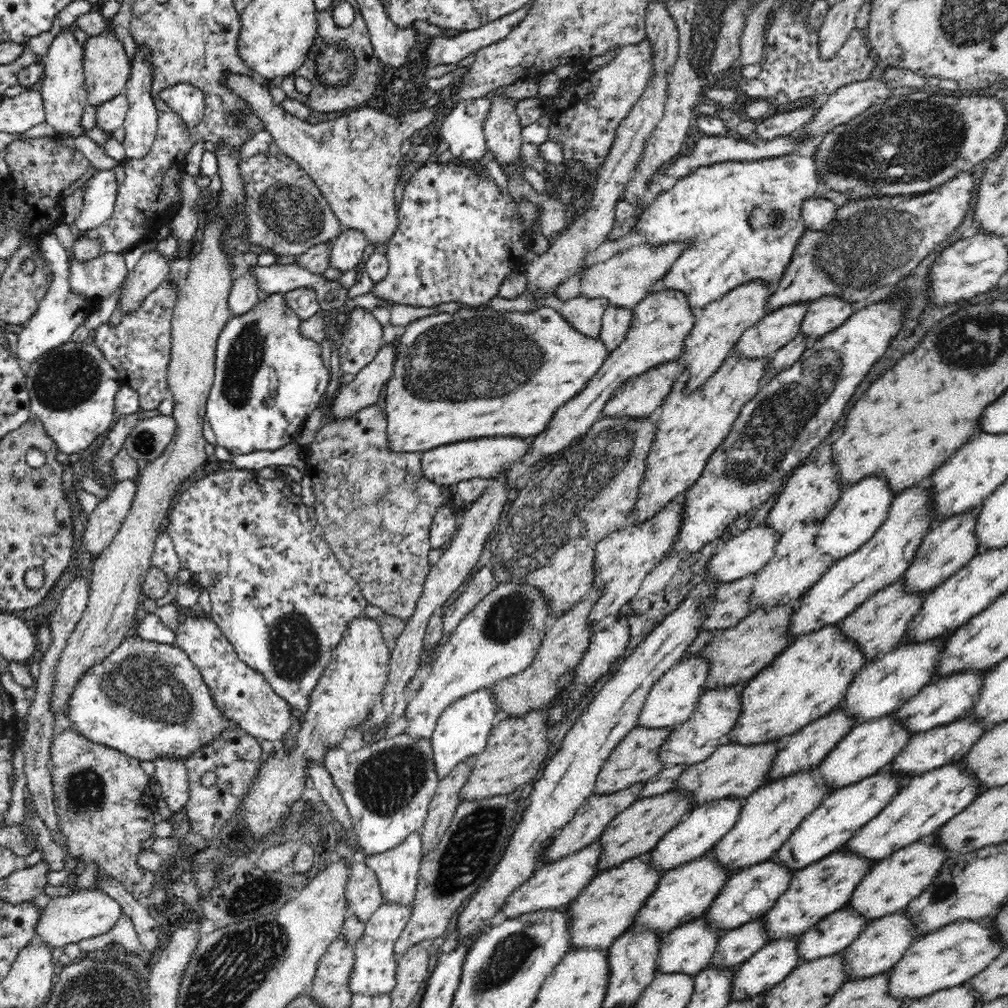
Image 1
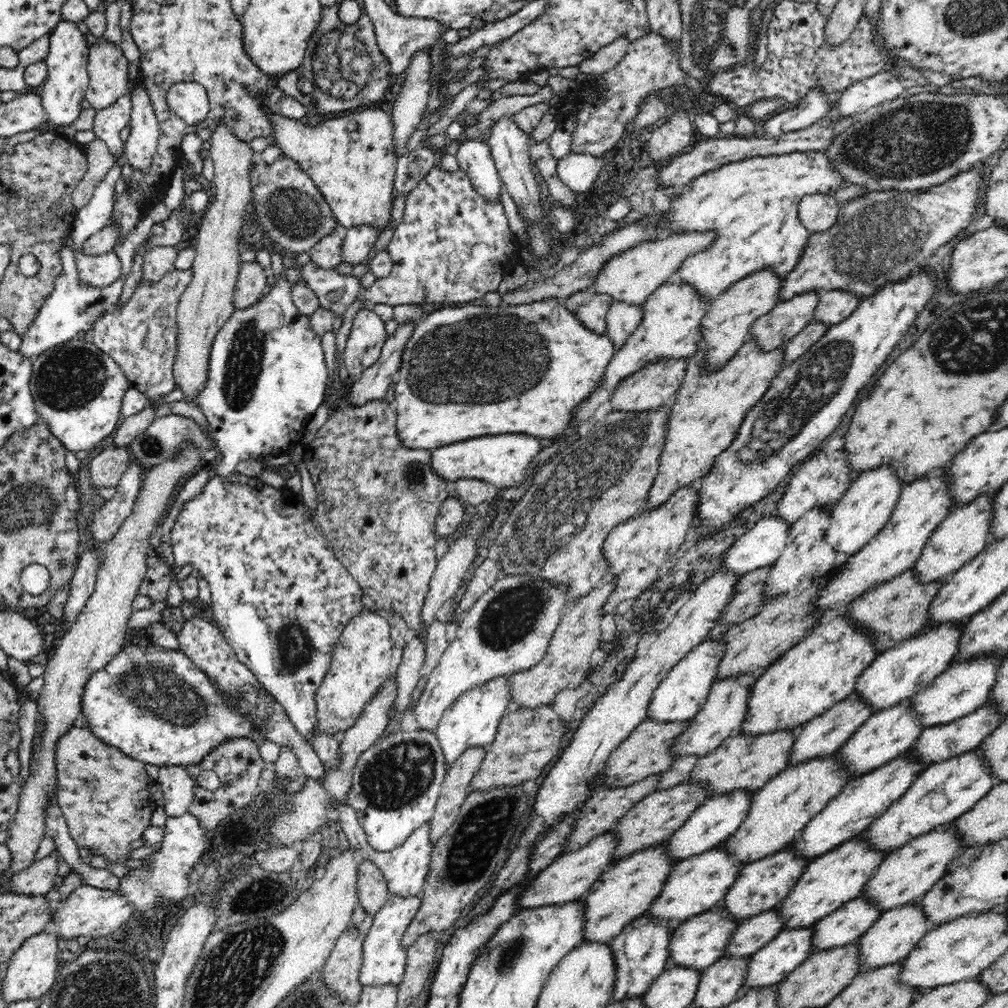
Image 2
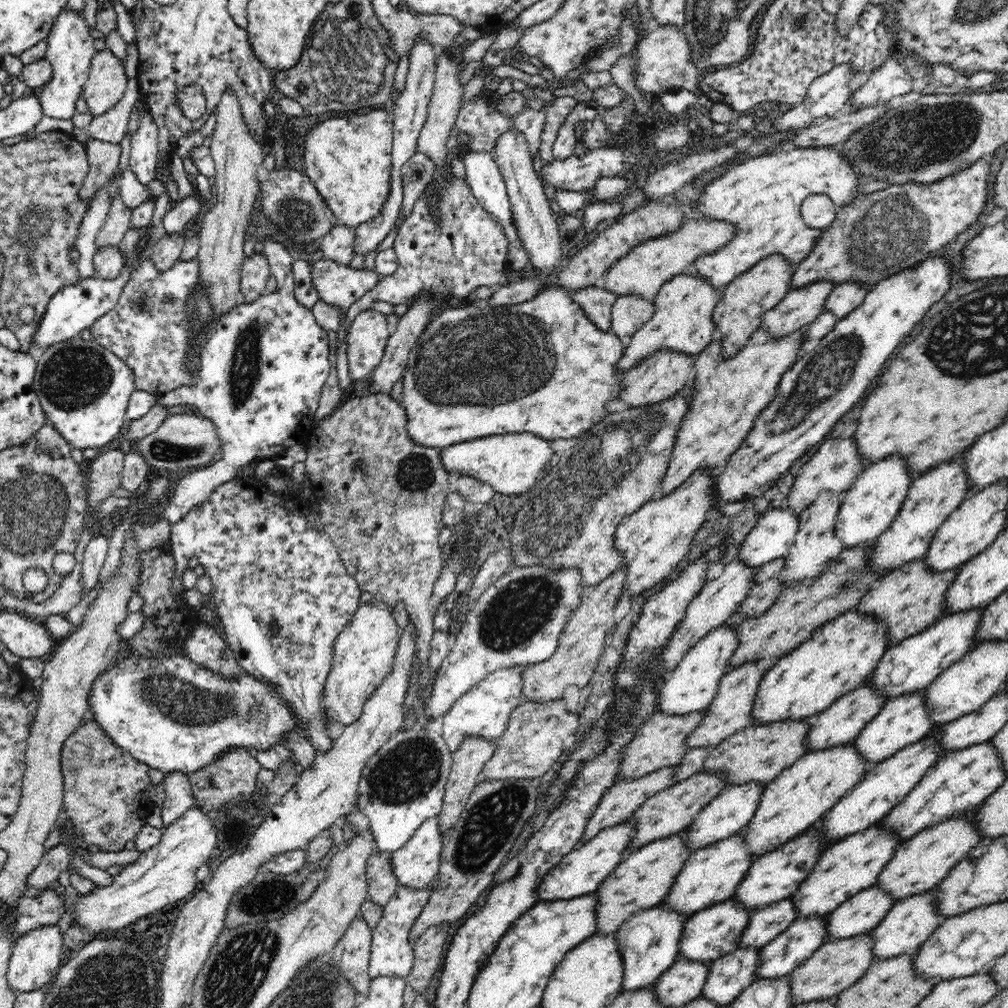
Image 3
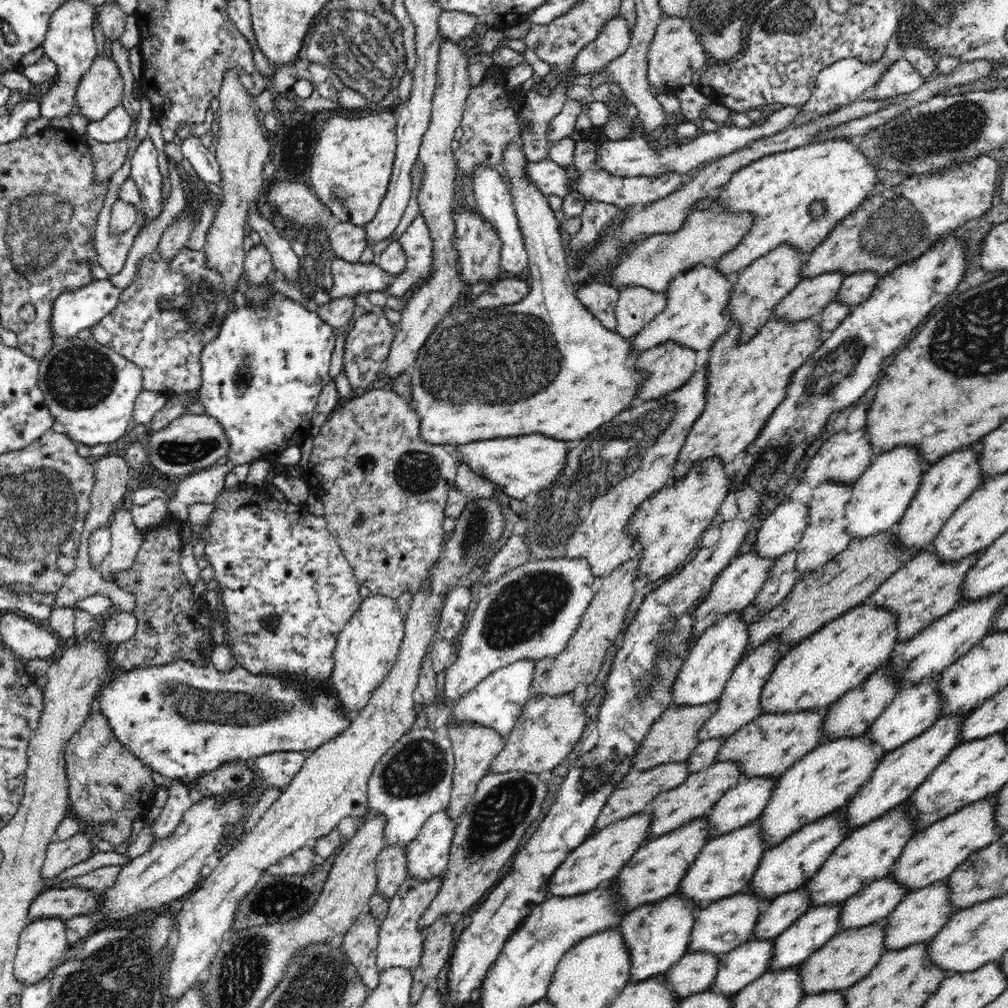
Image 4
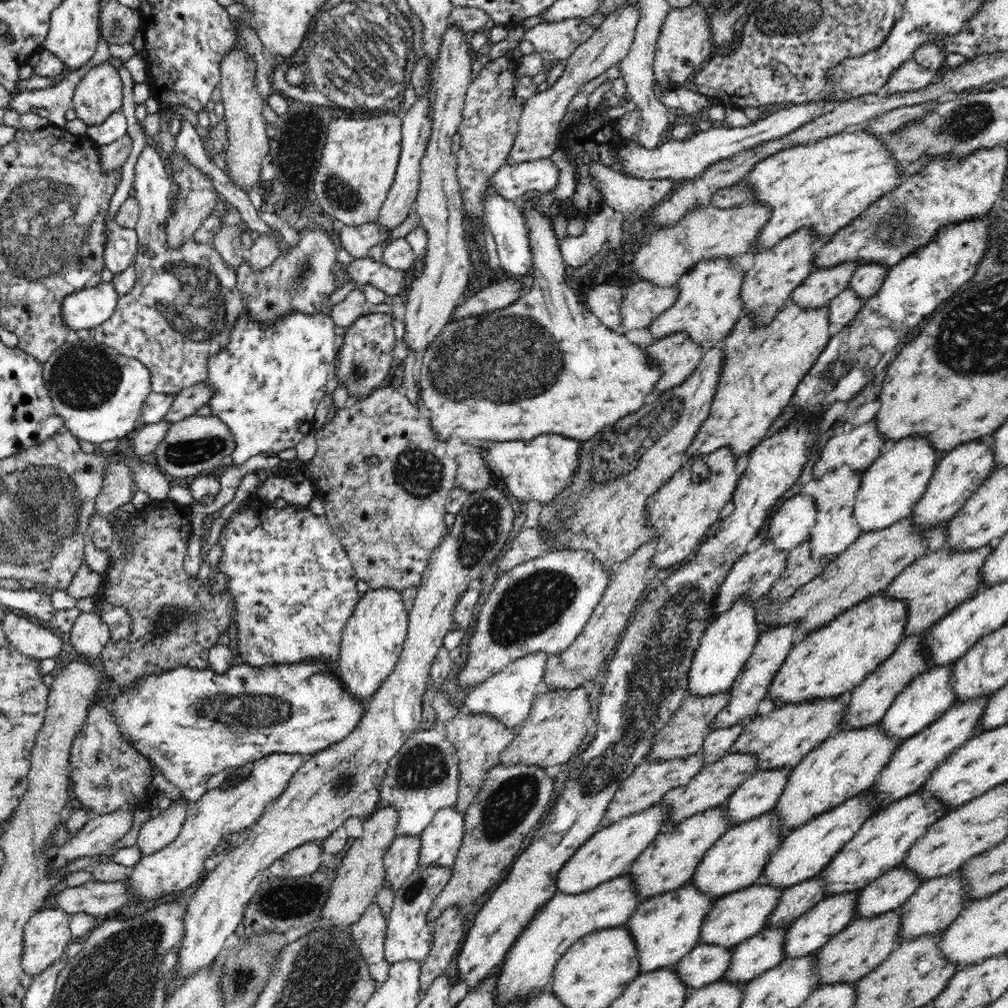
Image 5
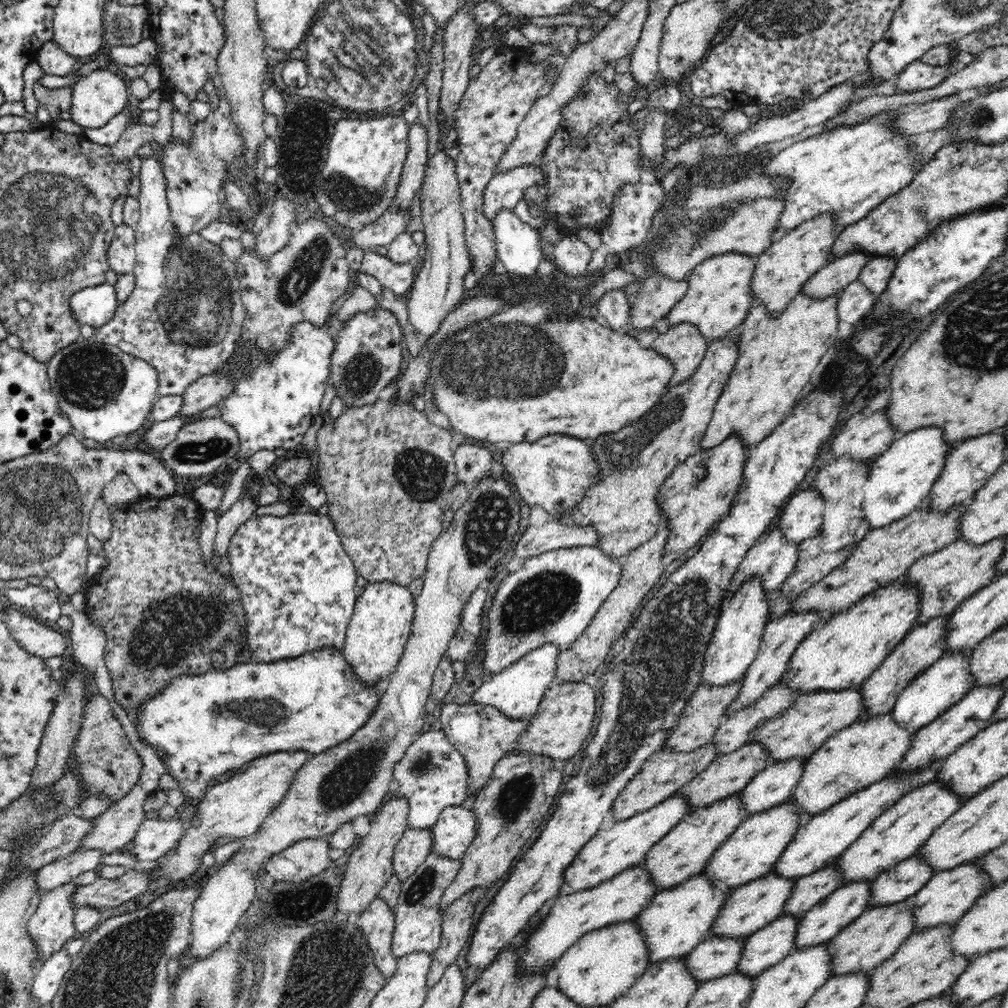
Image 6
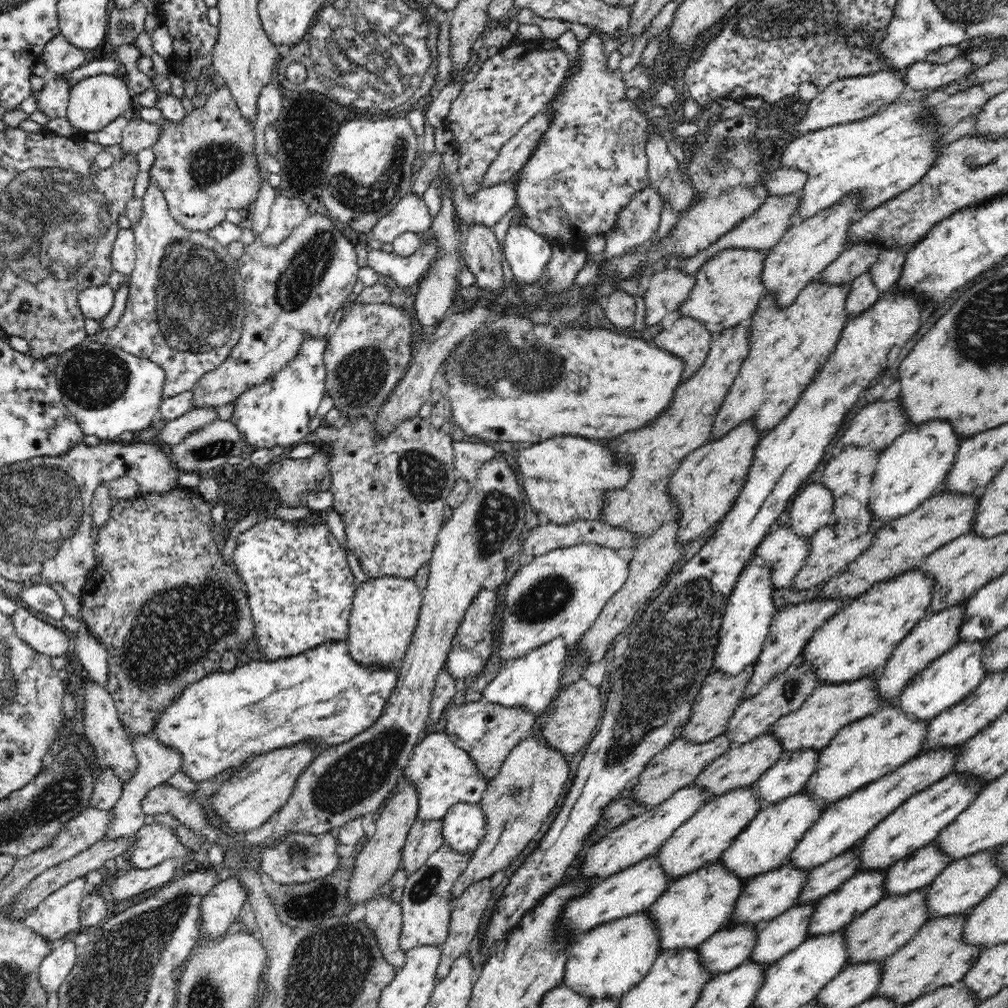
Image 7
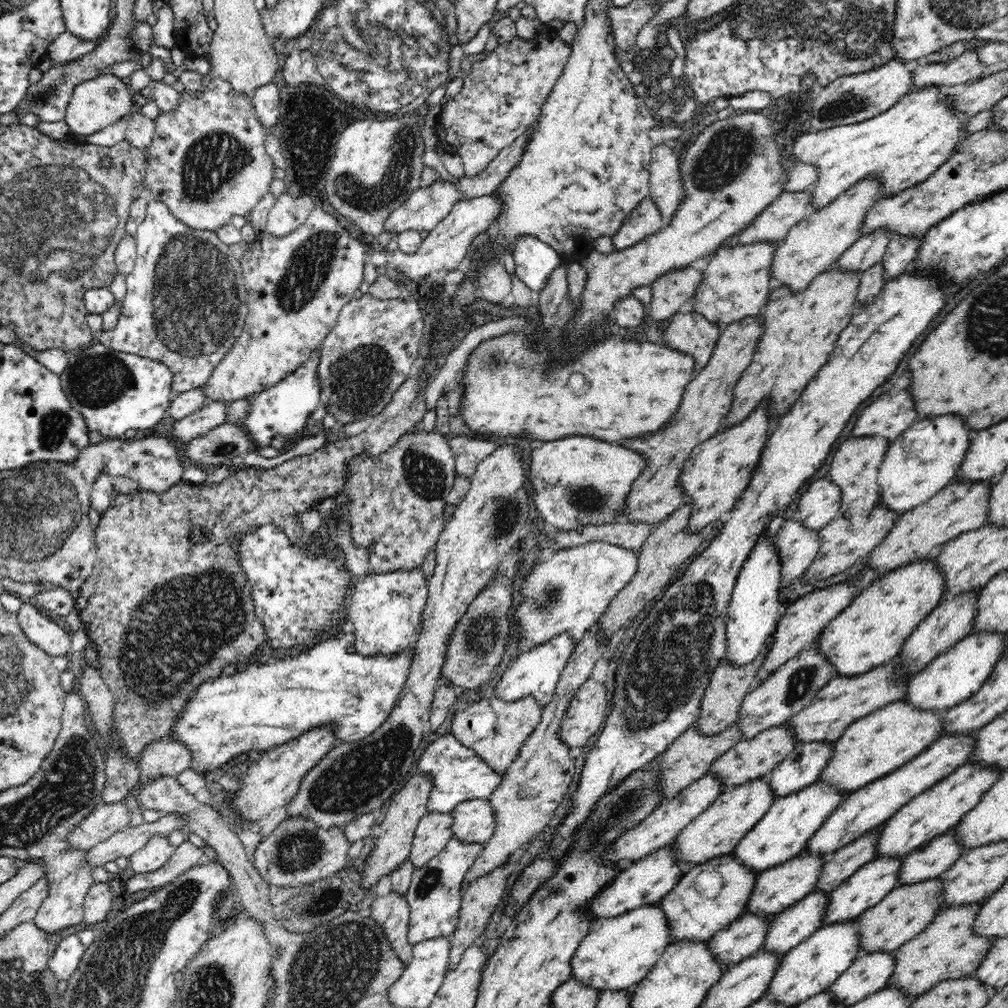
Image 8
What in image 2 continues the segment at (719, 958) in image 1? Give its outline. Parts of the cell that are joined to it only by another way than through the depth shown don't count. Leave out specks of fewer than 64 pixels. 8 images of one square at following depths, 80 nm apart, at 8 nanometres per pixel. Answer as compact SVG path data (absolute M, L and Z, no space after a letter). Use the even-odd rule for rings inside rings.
M779 907L743 919L725 952L730 957L751 957L785 928Z

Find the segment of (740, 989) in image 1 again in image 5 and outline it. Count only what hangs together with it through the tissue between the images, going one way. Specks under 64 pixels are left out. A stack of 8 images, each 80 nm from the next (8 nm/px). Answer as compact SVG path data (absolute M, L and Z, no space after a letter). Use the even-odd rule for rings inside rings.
M852 890L852 892L840 892L840 894L826 896L818 904L815 904L802 916L793 921L787 930L784 947L785 958L797 958L817 952L833 936L842 932L857 916L860 891Z

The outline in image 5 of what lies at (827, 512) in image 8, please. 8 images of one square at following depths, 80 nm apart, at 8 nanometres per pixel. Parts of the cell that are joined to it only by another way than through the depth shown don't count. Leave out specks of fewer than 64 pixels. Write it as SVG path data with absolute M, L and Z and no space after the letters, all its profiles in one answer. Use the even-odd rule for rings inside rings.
M792 496L772 516L769 539L776 545L776 549L789 552L808 540L816 518L818 505L812 496Z

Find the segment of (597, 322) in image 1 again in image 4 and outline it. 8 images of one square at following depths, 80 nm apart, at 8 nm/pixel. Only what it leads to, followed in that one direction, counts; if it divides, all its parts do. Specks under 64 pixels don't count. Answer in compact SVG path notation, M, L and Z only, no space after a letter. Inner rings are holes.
M585 283L577 286L576 295L608 330L615 330L615 308L619 299L619 288L606 283Z

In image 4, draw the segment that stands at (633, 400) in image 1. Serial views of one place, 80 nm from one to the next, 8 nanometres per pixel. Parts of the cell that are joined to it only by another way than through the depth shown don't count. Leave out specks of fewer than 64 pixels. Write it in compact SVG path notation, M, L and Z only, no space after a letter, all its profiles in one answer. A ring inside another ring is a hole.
M666 340L639 353L634 363L647 374L643 387L637 392L638 397L654 400L688 382L696 370L696 350Z

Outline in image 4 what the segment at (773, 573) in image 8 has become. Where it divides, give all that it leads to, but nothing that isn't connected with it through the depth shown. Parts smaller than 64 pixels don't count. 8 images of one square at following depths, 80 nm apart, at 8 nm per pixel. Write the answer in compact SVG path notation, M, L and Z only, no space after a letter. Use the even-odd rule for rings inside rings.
M742 610L728 612L725 618L710 626L694 640L678 678L673 684L673 700L676 706L708 704L712 700L717 700L722 694L733 670L746 656L746 649L749 645L750 623L745 622L741 614L743 614Z

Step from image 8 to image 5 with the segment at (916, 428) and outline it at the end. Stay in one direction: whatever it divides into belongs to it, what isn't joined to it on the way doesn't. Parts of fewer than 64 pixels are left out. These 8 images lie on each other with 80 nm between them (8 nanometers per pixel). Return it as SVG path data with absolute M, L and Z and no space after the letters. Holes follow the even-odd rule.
M908 436L889 445L865 471L856 502L856 521L863 532L888 528L901 519L913 515L935 475L942 452L930 444L928 438Z

